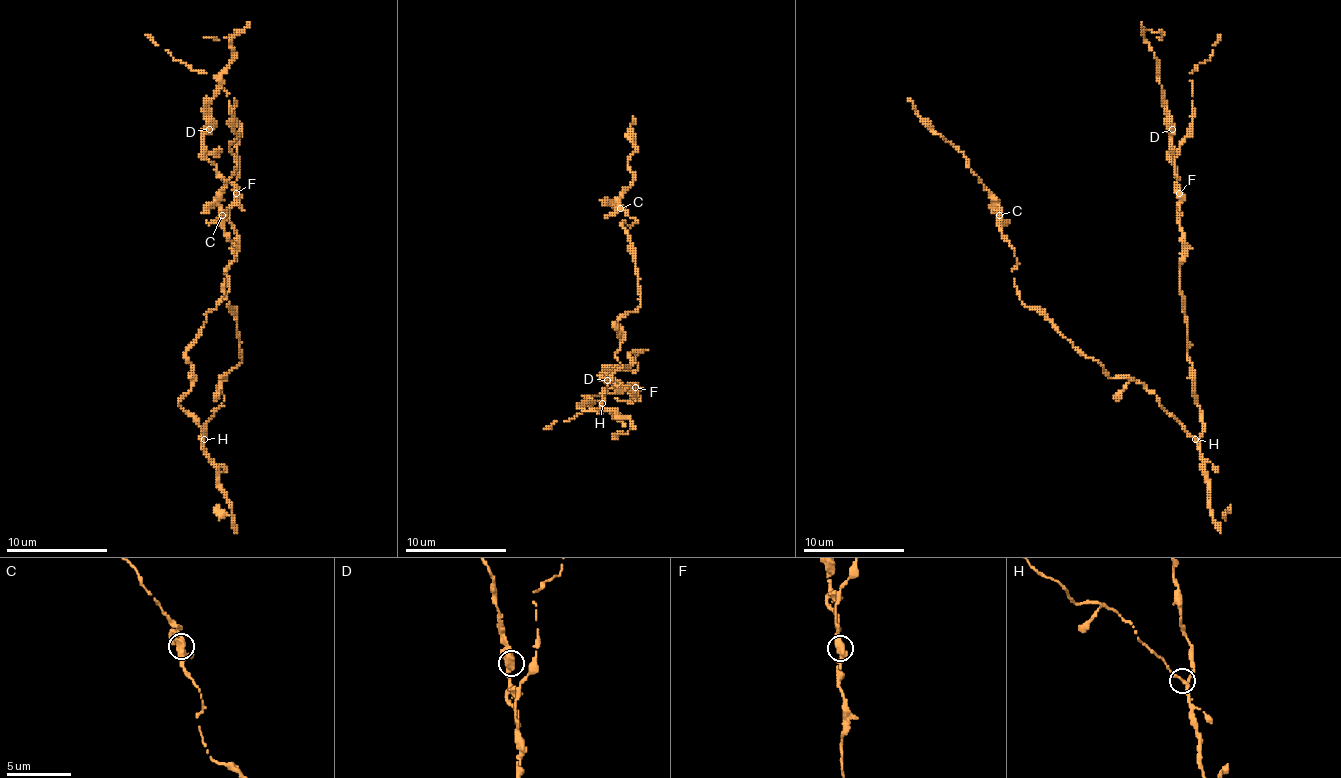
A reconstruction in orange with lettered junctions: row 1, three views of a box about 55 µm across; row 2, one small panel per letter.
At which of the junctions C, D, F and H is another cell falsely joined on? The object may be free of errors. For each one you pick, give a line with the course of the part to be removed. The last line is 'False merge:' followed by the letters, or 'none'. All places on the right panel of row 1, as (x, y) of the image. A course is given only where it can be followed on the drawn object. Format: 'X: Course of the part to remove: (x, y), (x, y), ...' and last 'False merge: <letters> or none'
F: Course of the part to remove: (1180, 192), (1174, 157), (1192, 121), (1190, 73), (1210, 58), (1220, 35)
False merge: F

